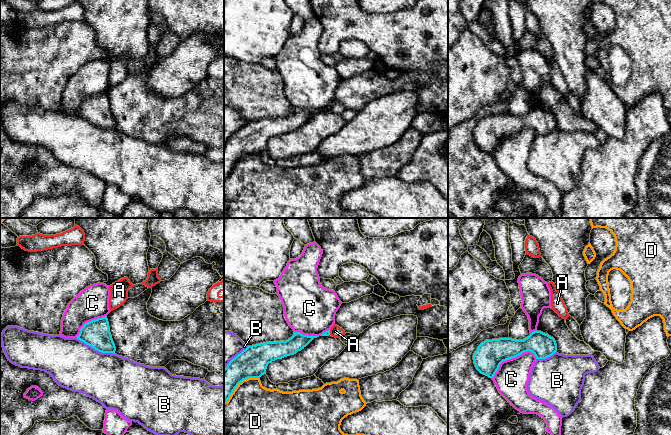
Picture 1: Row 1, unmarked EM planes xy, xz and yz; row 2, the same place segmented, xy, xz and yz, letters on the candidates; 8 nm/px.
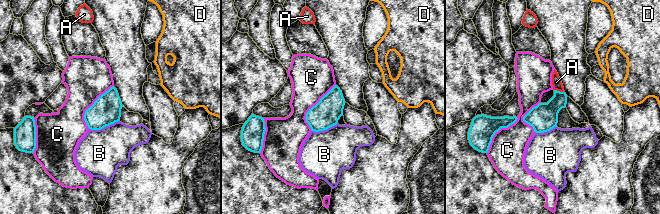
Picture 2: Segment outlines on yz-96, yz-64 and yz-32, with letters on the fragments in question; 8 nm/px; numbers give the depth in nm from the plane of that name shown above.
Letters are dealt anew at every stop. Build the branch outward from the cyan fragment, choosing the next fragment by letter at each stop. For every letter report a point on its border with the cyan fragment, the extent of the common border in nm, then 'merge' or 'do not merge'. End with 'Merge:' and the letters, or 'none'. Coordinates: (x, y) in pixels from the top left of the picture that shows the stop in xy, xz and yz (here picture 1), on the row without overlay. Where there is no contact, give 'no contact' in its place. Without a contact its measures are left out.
A: meets cyan in xz at (329, 108); contact 40 nm long; do not merge
B: meets cyan in xy at (95, 125); contact 340 nm long; do not merge
C: meets cyan in yz at (510, 134); contact 400 nm long; do not merge
D: meets cyan in xz at (239, 158); contact 360 nm long; do not merge
Merge: none

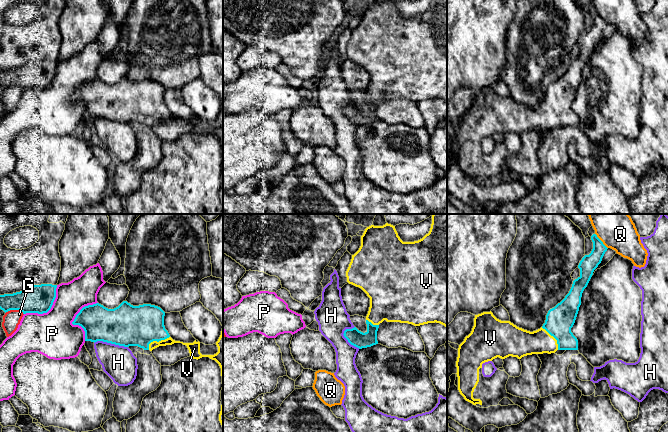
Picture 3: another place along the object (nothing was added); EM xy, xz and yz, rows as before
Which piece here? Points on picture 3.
G: meets cyan in xy at (14, 85); contact 150 nm long; do not merge
H: meets cyan in xy at (111, 119); contact 280 nm long; do not merge
P: meets cyan in xy at (74, 95); contact 320 nm long; do not merge
Q: meets cyan in yz at (601, 17); contact 160 nm long; do not merge
V: meets cyan in xy at (156, 116); contact 200 nm long; merge
Merge: V

